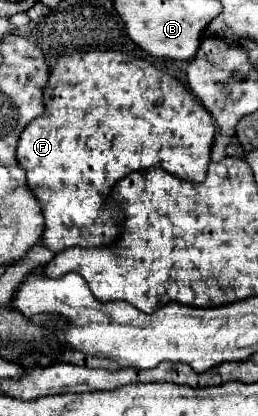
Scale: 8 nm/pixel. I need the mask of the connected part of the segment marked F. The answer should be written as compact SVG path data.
M94 49L88 53L74 53L74 55L64 55L58 59L58 63L52 67L50 71L50 81L44 89L44 105L46 111L36 117L20 135L18 141L18 151L16 157L20 161L20 165L26 169L26 179L28 179L28 187L32 189L32 193L38 197L38 203L42 207L42 215L46 219L44 223L44 231L40 235L40 243L44 247L48 247L54 253L60 253L62 249L68 247L104 247L104 245L114 245L114 241L118 241L120 237L120 229L124 223L124 211L120 207L110 207L110 193L114 189L114 183L118 183L118 179L140 171L144 167L162 167L164 171L168 171L170 175L176 175L178 179L188 179L188 181L202 181L206 177L206 169L210 163L210 153L212 153L212 141L216 135L214 129L214 121L212 115L204 109L204 105L200 105L200 101L172 75L158 71L152 63L144 61L144 59L130 57L122 51L100 50Z

